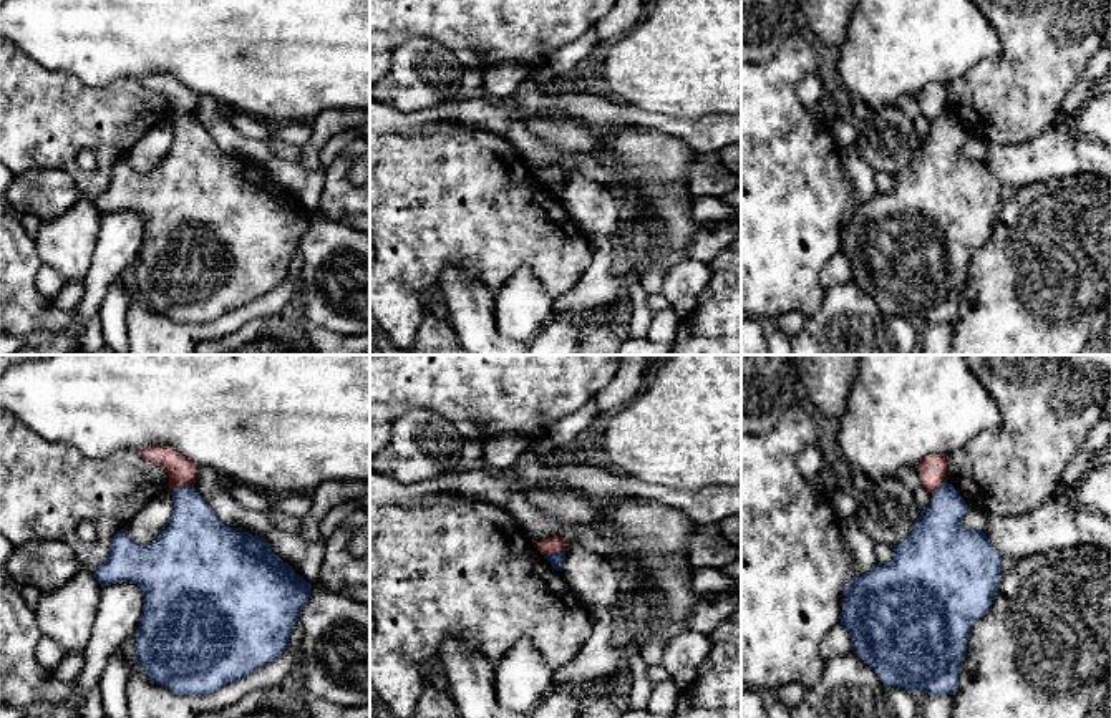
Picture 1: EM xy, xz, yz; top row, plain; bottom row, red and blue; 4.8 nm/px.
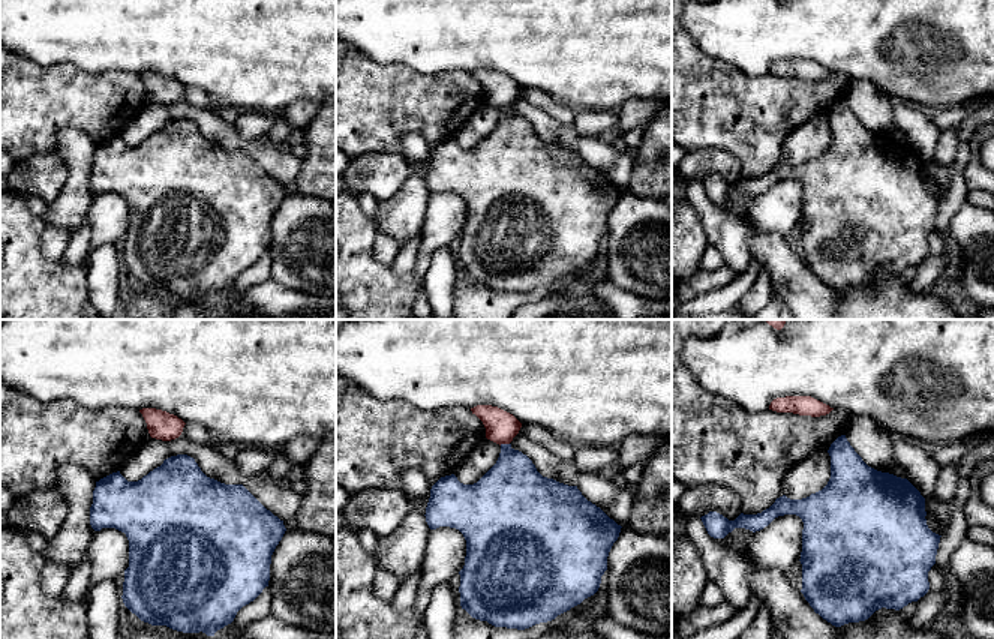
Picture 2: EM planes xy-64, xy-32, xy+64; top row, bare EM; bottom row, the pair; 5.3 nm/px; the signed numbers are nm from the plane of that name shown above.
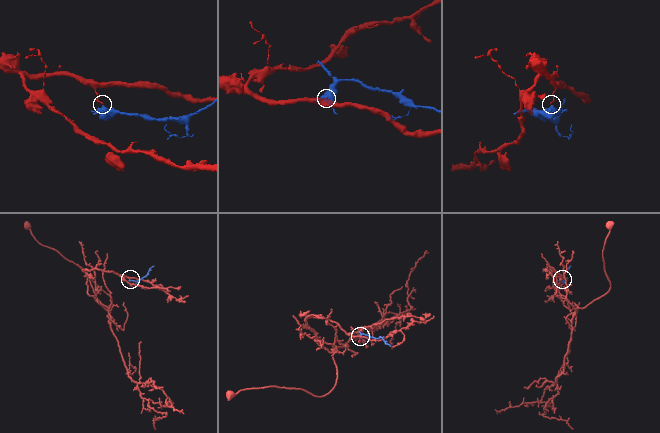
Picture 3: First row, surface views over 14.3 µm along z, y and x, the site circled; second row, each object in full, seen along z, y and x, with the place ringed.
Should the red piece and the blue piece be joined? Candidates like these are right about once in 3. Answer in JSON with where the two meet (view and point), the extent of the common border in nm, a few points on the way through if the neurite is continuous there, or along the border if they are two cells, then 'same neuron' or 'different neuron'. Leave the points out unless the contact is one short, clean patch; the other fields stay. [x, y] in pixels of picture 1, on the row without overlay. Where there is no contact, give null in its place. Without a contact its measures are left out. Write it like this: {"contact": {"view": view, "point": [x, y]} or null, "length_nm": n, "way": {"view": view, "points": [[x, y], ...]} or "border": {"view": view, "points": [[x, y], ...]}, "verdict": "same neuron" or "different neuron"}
{"contact": {"view": "xy", "point": [181, 115]}, "length_nm": 110, "border": {"view": "xy", "points": [[193, 113], [171, 118]]}, "verdict": "different neuron"}

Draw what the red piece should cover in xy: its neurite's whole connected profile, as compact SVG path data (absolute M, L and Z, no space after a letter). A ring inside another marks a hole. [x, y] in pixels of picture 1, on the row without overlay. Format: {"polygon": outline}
{"polygon": "M153 75L138 80L149 91L167 99L169 118L194 114L199 95L169 75Z"}

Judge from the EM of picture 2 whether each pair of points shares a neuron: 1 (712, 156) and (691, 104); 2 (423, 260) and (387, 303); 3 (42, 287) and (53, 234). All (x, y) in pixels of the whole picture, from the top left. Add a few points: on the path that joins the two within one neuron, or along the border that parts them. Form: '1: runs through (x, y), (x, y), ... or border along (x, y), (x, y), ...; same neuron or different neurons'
1: border along (687, 150), (723, 149), (739, 162), (739, 168); different neurons
2: border along (413, 270), (422, 281); different neurons
3: border along (47, 225), (41, 237), (41, 251), (57, 261); different neurons

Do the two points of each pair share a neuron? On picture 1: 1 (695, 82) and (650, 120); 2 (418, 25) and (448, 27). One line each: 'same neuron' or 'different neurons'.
1: different neurons
2: same neuron

